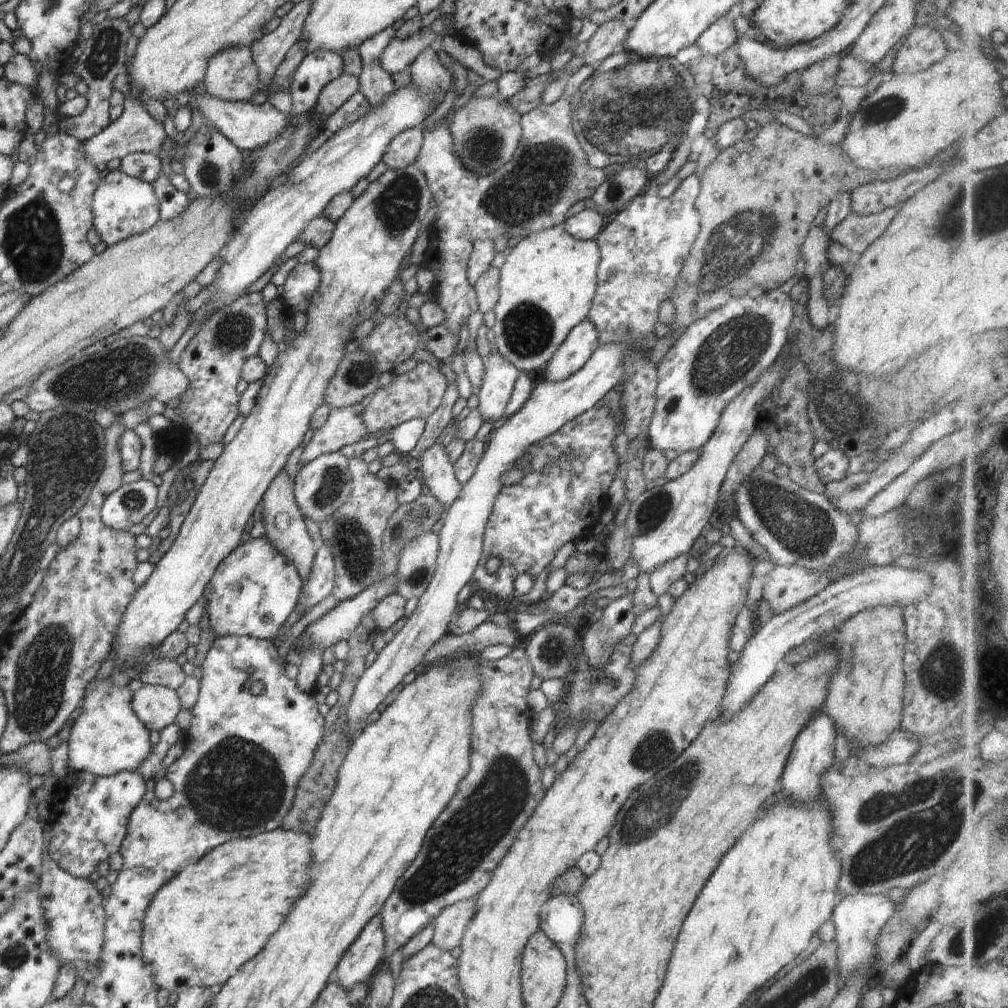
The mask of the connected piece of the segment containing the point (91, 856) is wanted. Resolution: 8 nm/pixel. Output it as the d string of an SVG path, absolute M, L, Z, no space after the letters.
M76 772L76 782L72 788L62 790L62 782L58 792L54 791L53 797L46 806L46 815L50 821L50 844L48 851L54 862L70 876L88 879L95 872L100 862L108 860L114 852L120 851L120 846L128 831L127 825L134 808L141 804L146 794L146 780L135 772L120 772L108 777L98 777L86 772Z

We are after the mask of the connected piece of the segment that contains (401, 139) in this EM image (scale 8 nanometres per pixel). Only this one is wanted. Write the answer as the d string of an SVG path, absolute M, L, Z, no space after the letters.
M408 129L398 135L388 144L382 161L389 170L406 168L408 164L416 163L416 156L422 146L423 131Z

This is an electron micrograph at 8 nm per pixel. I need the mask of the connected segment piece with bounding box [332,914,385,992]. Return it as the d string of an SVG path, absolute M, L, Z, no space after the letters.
M381 914L372 918L354 944L346 950L333 972L332 980L349 992L356 983L368 984L385 955L385 934Z

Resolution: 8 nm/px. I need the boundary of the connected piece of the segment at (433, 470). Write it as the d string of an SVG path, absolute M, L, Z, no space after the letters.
M438 442L426 448L420 456L416 471L423 480L427 492L448 510L452 502L458 498L463 486L456 479L453 463L446 454L446 447Z

